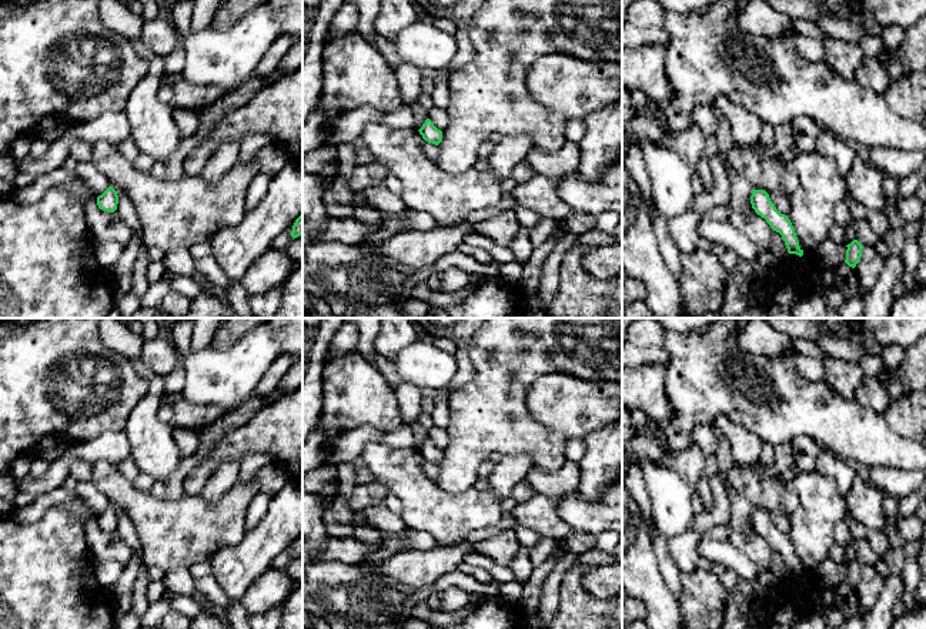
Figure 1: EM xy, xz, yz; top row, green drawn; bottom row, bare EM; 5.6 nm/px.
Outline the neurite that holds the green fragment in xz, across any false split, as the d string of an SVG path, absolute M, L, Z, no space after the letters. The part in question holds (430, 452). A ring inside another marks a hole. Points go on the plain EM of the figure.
M429 438L425 439L425 442L418 451L428 462L438 465L442 461L442 451L438 449Z

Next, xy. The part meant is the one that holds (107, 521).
M110 505L101 515L97 516L97 525L100 529L114 532L117 529L118 515Z

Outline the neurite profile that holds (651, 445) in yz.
M652 428L632 438L626 449L641 458L661 461L666 455L666 442L659 429Z

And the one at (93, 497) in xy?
M91 481L77 482L76 494L84 499L96 516L110 506L108 498Z

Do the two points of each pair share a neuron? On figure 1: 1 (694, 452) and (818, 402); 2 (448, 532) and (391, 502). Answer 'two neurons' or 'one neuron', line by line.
1: two neurons
2: two neurons

